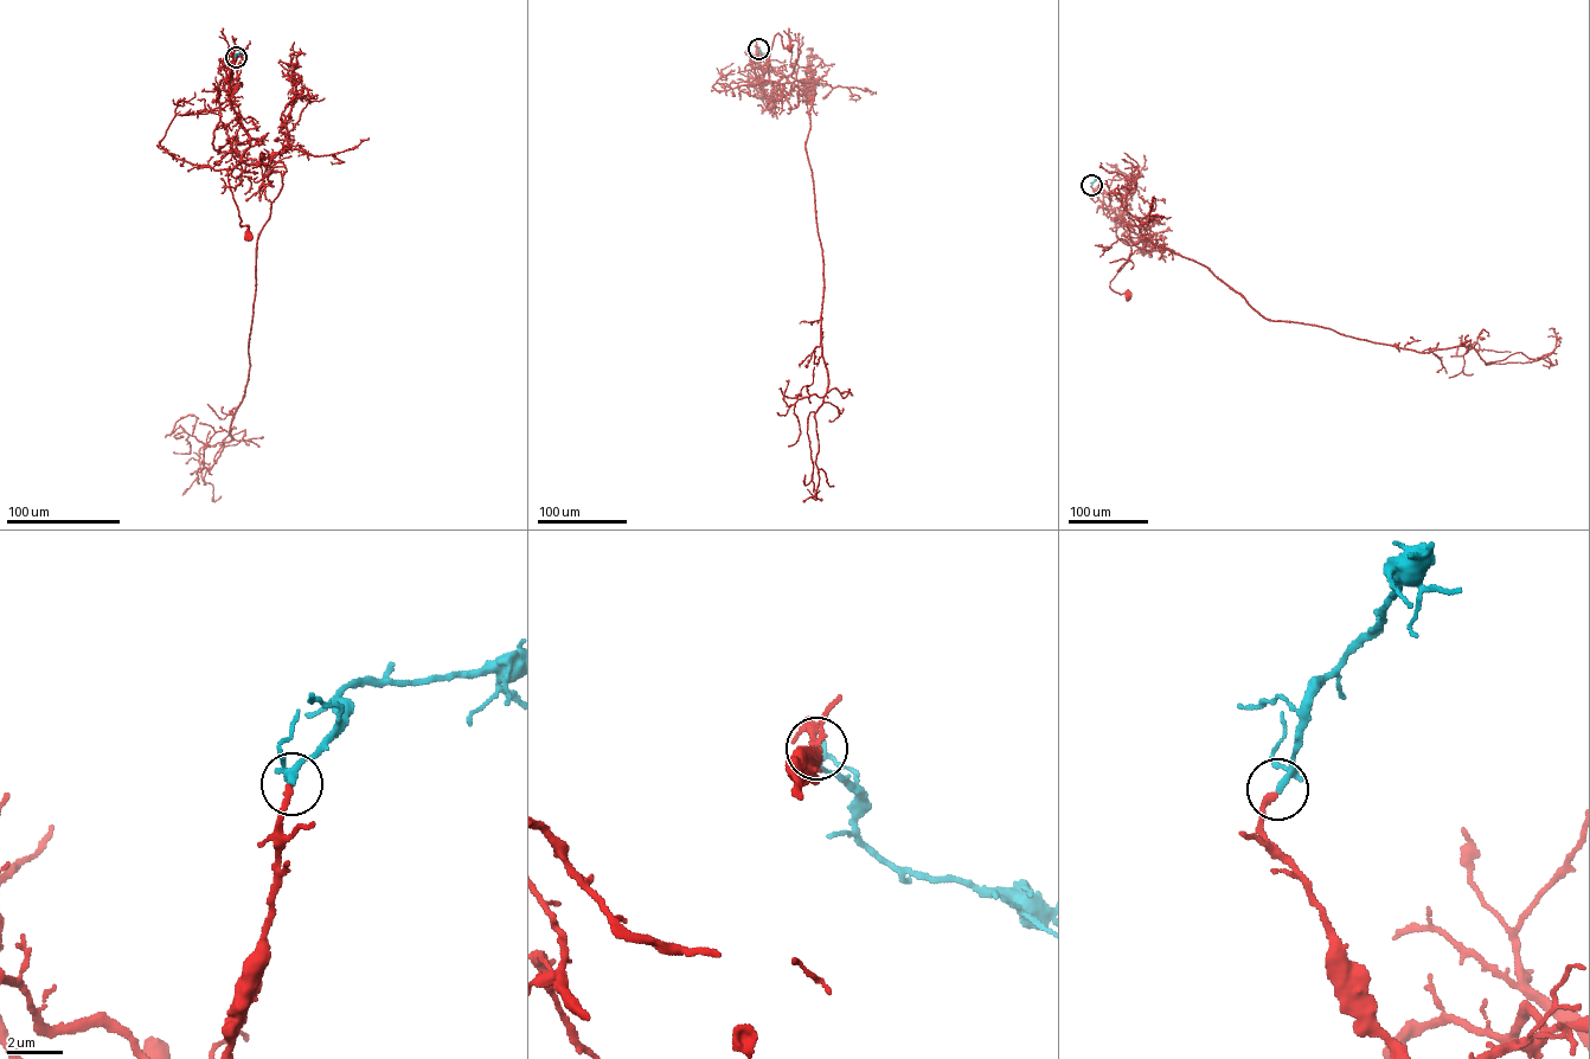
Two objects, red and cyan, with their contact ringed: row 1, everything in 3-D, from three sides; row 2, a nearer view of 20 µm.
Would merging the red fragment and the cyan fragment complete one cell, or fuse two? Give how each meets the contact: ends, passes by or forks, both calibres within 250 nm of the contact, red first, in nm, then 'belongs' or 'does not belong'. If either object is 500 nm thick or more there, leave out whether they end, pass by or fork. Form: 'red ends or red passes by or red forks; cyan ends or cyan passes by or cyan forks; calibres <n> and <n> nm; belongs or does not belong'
red ends; cyan passes by; calibres 220 and 200 nm; belongs

